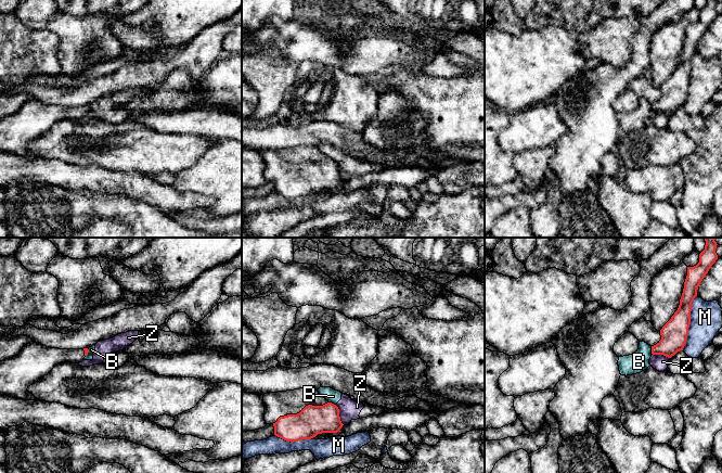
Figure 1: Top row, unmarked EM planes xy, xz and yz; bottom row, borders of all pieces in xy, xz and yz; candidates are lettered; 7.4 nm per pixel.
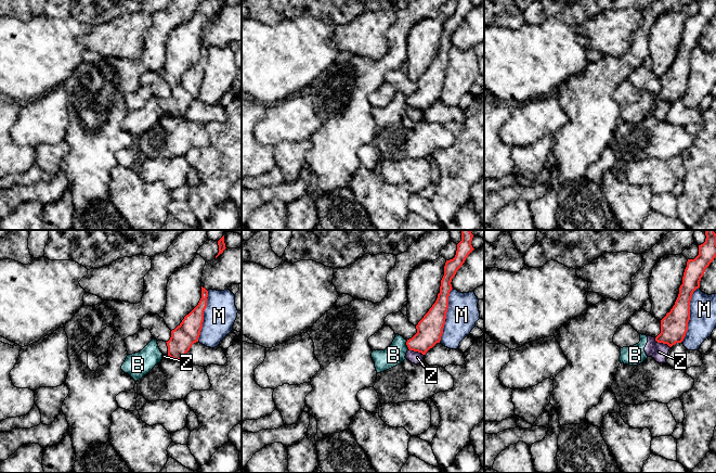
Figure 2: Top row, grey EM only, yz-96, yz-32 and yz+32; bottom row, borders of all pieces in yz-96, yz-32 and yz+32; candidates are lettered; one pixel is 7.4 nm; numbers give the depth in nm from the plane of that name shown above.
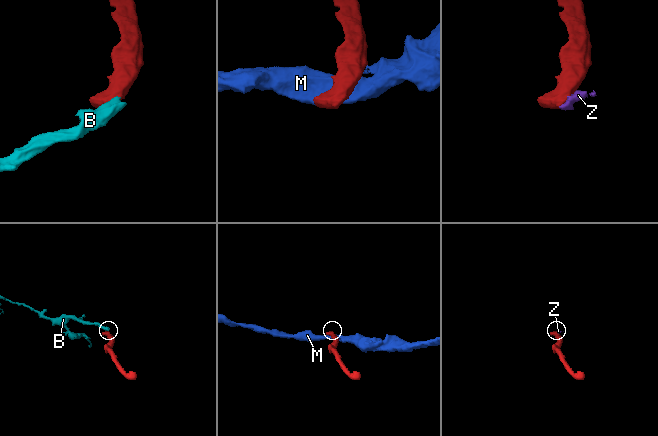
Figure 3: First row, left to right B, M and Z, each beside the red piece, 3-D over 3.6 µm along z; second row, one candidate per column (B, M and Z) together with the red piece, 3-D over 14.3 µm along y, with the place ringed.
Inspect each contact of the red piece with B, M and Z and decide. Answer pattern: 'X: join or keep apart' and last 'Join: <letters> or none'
B: keep apart
M: keep apart
Z: keep apart
Join: none

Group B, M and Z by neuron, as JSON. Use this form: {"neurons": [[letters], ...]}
{"neurons": [["B", "Z"], ["M"]]}

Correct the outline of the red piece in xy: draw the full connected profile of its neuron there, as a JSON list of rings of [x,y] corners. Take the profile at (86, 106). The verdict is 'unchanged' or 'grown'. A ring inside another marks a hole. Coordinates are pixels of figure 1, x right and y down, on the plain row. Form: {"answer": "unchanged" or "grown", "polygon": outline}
{"answer": "grown", "polygon": [[[36,99],[26,101],[13,115],[0,118],[0,152],[36,157],[27,148],[61,119],[79,120],[89,106],[59,106]]]}

